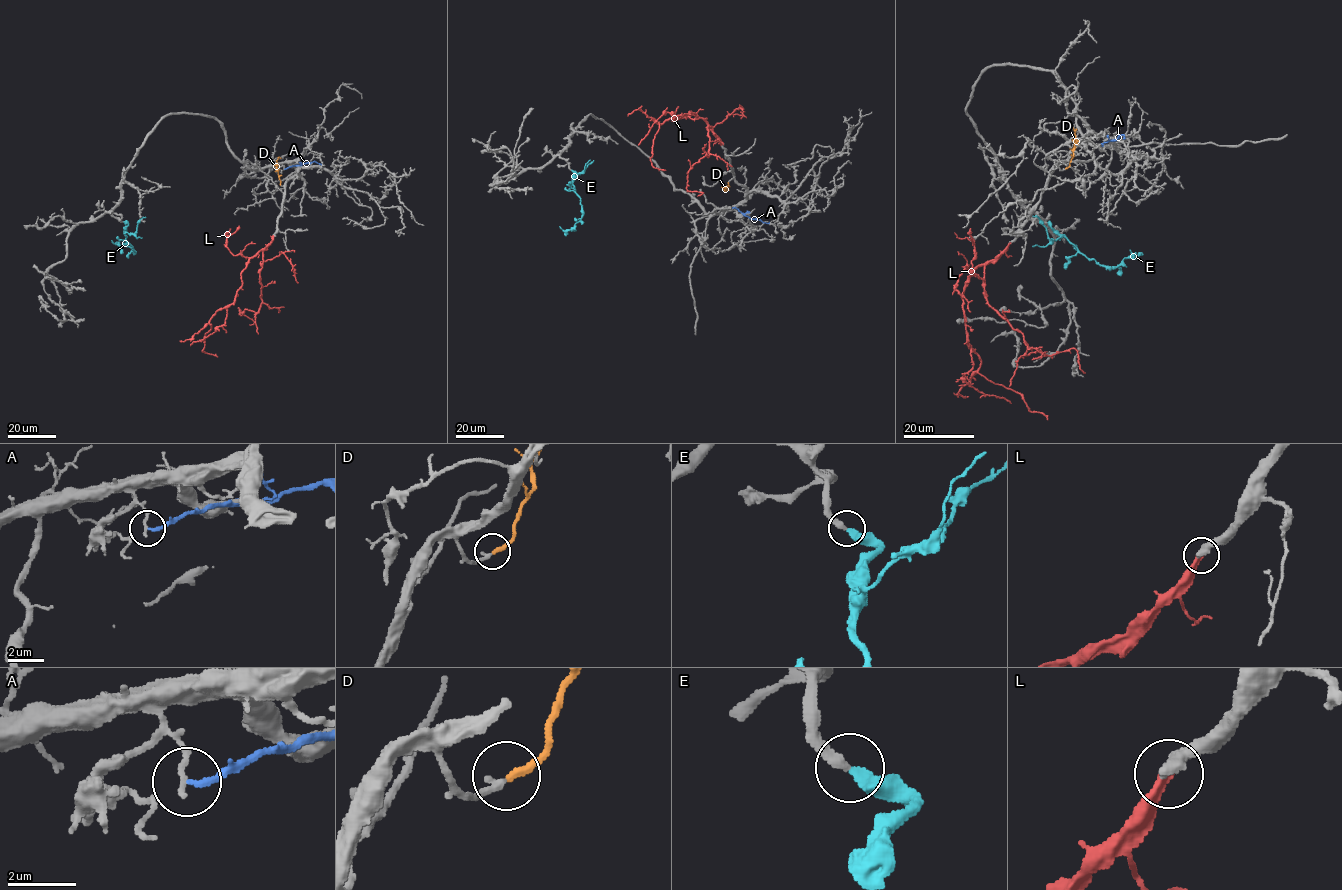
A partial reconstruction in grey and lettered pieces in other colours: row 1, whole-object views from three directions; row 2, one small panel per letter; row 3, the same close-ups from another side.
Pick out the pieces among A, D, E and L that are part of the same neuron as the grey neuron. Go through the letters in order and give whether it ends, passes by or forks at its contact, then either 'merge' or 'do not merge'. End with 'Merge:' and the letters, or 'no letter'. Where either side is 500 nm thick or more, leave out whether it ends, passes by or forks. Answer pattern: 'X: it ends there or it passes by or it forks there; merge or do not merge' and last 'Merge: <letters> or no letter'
A: it ends there; do not merge
D: it ends there; merge
E: it ends there; merge
L: merge
Merge: D, E, L

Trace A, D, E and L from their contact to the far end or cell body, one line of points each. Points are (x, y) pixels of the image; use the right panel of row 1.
A: (1103, 146), (1124, 135), (1123, 139)
D: (1065, 168), (1073, 155), (1076, 130)
E: (1047, 222), (1098, 264), (1117, 267), (1126, 257), (1136, 255), (1130, 250)
L: (1009, 244), (968, 277), (962, 294), (966, 338), (977, 354), (977, 371), (1018, 393), (1030, 411), (1047, 419)

